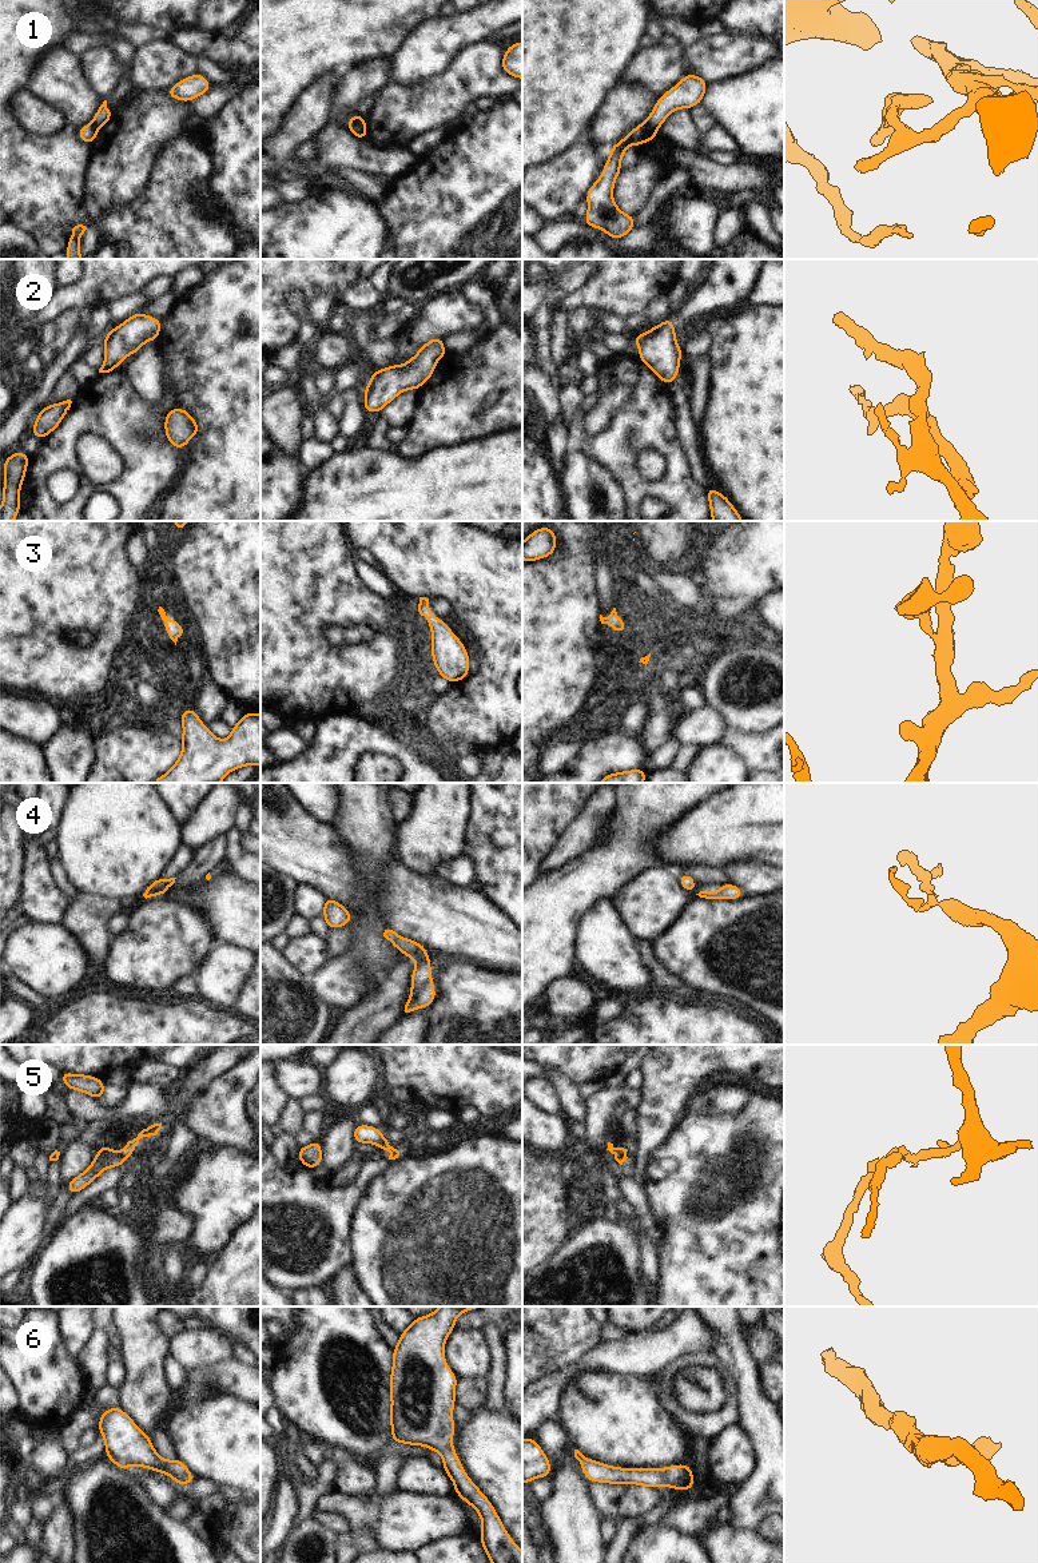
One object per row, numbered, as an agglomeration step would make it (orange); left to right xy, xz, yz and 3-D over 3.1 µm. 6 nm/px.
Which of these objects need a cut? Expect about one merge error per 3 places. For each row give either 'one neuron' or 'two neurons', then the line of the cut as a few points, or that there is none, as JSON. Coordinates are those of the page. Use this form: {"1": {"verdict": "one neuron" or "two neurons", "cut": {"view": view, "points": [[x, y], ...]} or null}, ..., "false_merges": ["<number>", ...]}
{"1": {"verdict": "two neurons", "cut": {"view": "xz", "points": [[361, 116], [349, 130]]}}, "2": {"verdict": "one neuron", "cut": null}, "3": {"verdict": "one neuron", "cut": null}, "4": {"verdict": "two neurons", "cut": {"view": "xz", "points": [[425, 955], [417, 959]]}}, "5": {"verdict": "two neurons", "cut": {"view": "xy", "points": [[118, 1154], [124, 1158]]}}, "6": {"verdict": "one neuron", "cut": null}, "false_merges": ["1", "4", "5"]}

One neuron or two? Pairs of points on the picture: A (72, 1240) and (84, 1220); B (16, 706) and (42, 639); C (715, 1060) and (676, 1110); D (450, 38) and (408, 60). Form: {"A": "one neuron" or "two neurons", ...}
{"A": "one neuron", "B": "two neurons", "C": "one neuron", "D": "one neuron"}

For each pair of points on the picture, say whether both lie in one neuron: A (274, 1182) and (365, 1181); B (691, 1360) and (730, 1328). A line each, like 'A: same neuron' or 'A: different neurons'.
A: same neuron
B: different neurons

